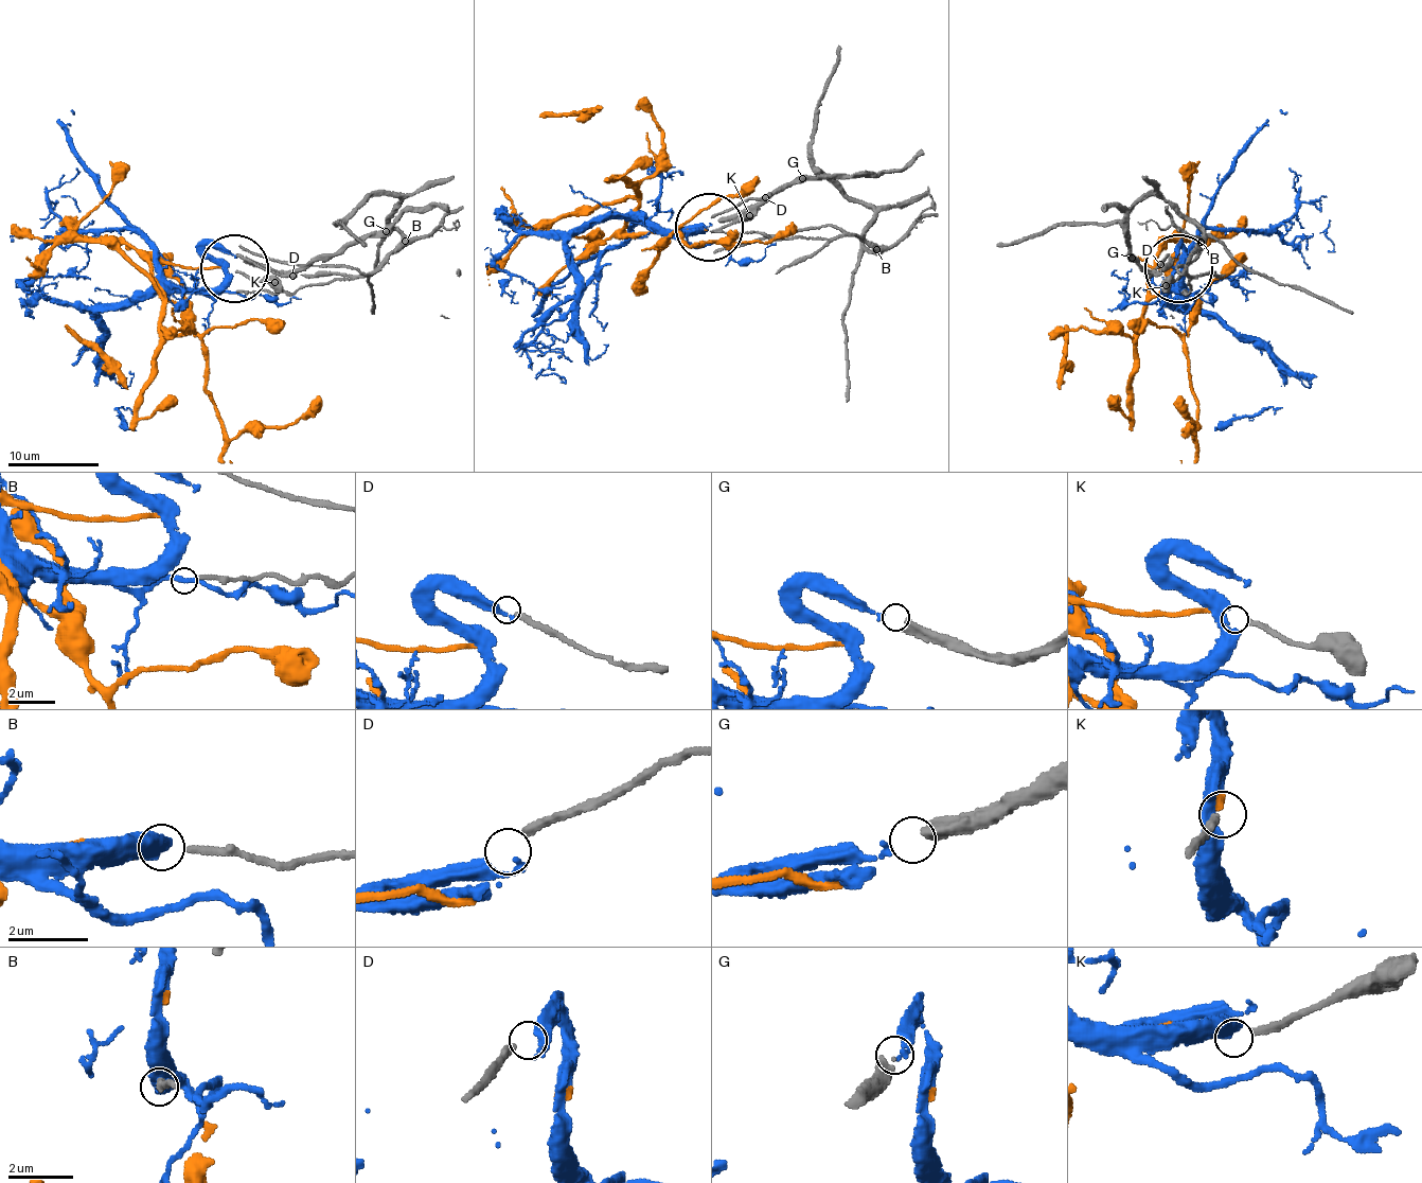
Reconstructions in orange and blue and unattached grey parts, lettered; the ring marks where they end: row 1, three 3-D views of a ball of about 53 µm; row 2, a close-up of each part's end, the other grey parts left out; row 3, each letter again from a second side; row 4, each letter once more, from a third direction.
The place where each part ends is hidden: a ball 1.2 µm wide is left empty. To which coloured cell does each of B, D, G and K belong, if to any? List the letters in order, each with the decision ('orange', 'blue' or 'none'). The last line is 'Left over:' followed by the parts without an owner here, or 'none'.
B: none
D: none
G: blue
K: orange
Left over: B, D

